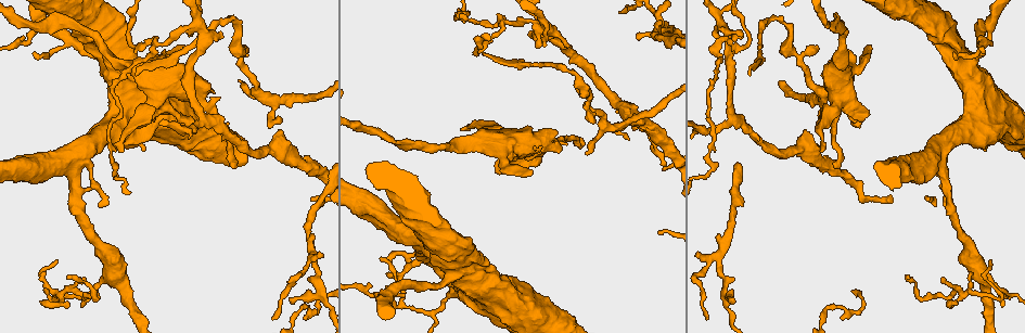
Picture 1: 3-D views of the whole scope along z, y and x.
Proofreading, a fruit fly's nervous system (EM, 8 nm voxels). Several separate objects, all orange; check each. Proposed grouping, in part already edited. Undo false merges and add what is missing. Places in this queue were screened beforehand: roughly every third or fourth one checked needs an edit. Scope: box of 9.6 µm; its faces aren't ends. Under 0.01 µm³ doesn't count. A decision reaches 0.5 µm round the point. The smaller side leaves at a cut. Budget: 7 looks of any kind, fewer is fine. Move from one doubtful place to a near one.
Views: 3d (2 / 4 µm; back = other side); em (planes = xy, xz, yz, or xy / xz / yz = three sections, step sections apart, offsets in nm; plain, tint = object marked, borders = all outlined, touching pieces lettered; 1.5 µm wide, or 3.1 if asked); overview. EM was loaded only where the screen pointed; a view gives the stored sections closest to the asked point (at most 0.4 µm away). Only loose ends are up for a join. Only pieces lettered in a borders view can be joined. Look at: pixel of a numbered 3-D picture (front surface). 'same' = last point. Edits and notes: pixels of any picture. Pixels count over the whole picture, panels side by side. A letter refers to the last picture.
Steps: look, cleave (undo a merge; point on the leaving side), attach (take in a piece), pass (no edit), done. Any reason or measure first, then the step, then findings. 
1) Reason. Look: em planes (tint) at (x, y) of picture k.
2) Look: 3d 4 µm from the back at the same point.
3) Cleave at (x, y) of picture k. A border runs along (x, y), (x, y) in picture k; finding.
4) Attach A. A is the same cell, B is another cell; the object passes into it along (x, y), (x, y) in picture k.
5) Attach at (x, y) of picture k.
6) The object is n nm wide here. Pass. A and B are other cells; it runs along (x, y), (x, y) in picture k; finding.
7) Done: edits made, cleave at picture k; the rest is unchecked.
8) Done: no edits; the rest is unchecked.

Free end. Look: 3d 4 µm at (118, 152) of picture 1.

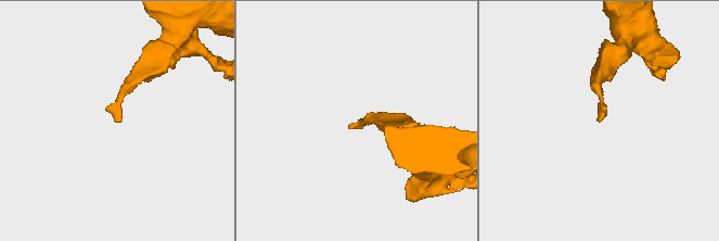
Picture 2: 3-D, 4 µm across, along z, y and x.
Now the EM. Look: em planes (borders) at (599, 121) of picture 2.

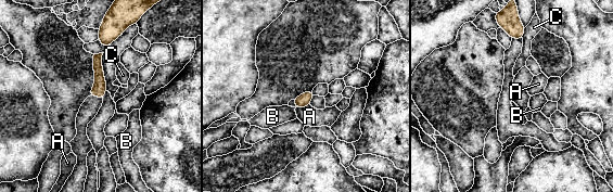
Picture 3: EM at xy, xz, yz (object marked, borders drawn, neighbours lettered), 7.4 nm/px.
The object is 100 nm wide here. Pass. A, B and C are other cells; no lettered piece goes on from it.

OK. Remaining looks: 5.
Look: 3d 4 µm at (833, 166) of picture 1.

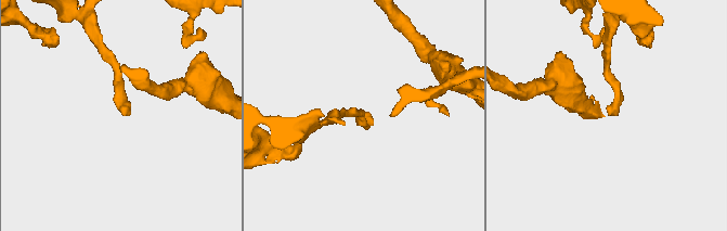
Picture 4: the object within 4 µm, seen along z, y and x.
Now the EM. Look: em yz step 4 (borders) at (611, 115) of picture 4.

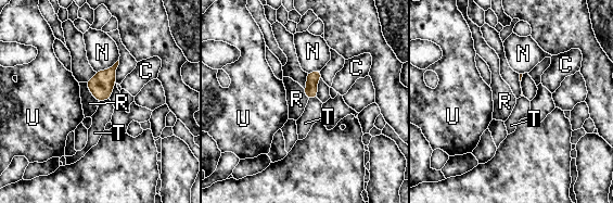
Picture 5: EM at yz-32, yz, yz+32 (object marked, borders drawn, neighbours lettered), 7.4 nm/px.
The longest contact is with N, 200 nm. Pass. C, N, R, T and U are other cells; a border runs along (85, 83), (90, 93), (98, 101) in picture 5; none of them fits.

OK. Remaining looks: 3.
Branch stops here. Look: 3d 2 µm at (536, 165) of picture 1.

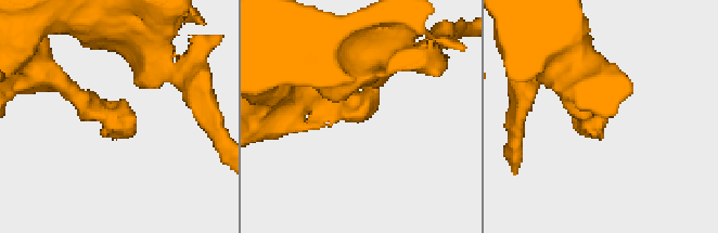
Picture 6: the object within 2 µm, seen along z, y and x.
Shape alone is not enough. Look: em xz step 4 (tint) at (597, 137) of picture 6.

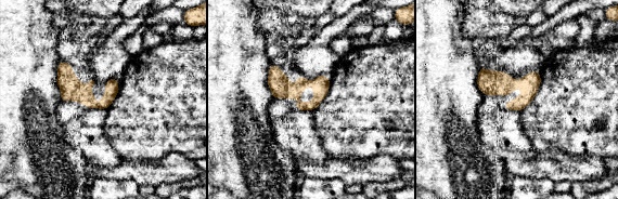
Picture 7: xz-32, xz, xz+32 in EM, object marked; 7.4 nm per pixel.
Look: em planes (borders) at the same point.

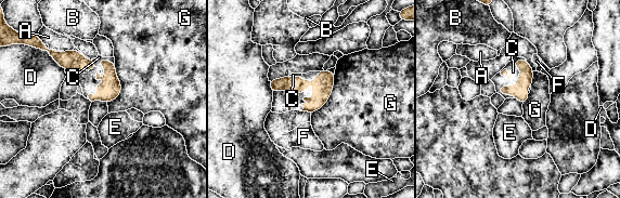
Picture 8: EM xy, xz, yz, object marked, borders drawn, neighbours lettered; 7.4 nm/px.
Pass. A, B, C, D, E, F and G are other cells; a border runs along (335, 74), (328, 100), (311, 114) in picture 8; none of them fits.

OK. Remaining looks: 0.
Done: no edits; the rest is unchecked.

